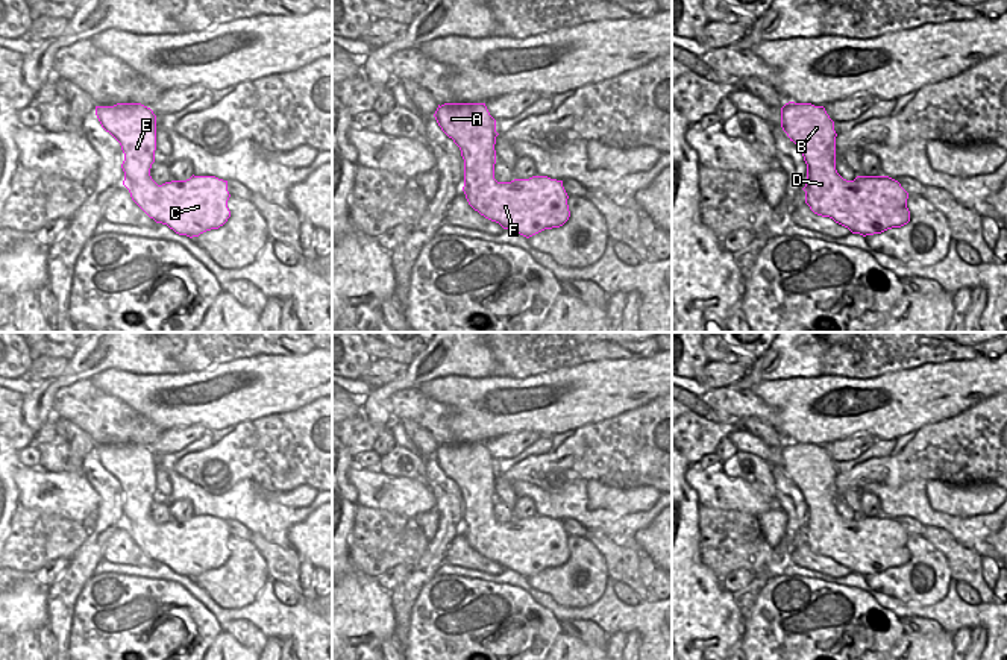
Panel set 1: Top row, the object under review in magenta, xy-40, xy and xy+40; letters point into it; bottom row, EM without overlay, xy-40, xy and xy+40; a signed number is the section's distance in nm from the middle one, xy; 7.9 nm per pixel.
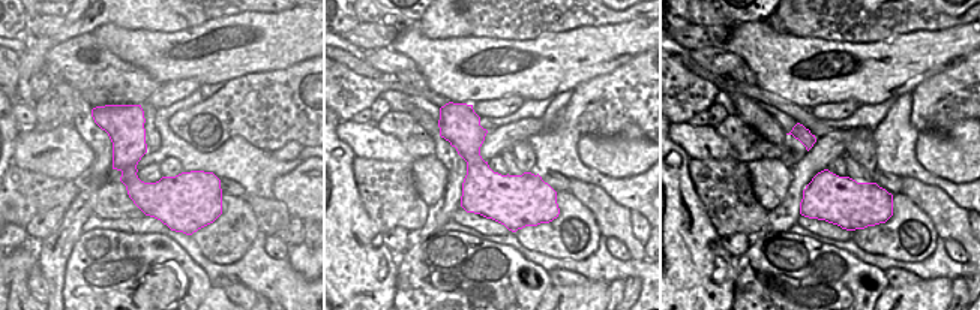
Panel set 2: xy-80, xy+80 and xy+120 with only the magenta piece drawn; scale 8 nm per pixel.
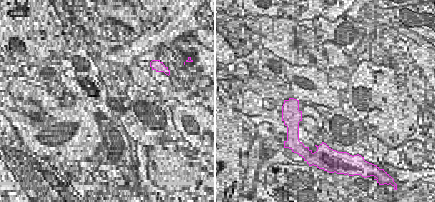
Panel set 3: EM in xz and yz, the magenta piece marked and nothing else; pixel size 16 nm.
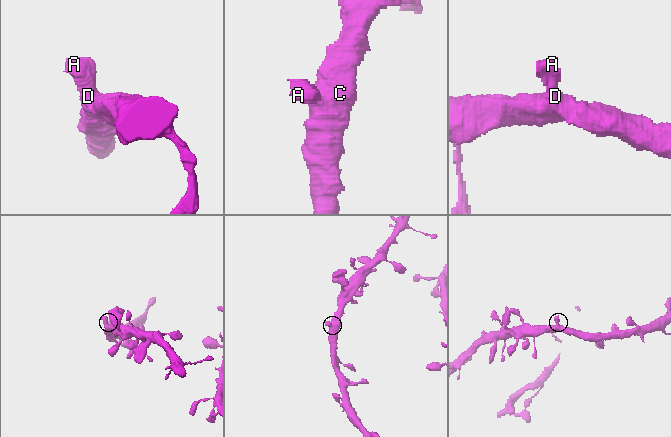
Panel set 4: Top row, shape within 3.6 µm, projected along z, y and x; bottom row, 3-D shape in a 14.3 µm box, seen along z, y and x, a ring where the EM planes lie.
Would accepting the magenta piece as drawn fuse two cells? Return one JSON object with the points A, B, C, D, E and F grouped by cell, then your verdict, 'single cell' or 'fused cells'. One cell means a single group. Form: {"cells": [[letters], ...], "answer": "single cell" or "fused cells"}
{"cells": [["A", "B", "C", "D", "E", "F"]], "answer": "single cell"}

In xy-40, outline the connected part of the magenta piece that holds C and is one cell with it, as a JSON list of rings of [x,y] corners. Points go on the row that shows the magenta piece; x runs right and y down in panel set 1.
[[[141,103],[96,106],[102,127],[121,146],[123,185],[132,200],[156,223],[190,238],[218,229],[231,217],[227,181],[191,176],[158,185],[150,168],[156,150],[156,115]]]

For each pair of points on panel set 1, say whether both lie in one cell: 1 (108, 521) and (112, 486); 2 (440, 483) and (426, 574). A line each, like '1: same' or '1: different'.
1: same
2: same

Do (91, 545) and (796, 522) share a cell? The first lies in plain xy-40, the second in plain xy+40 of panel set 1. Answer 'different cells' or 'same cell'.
same cell

